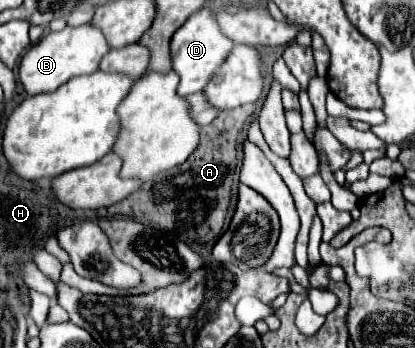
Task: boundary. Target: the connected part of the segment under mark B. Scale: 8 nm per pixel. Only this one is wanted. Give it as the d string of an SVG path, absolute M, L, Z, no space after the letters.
M90 22L82 26L66 26L60 32L50 32L26 52L20 62L20 82L30 96L40 92L54 92L74 76L96 72L100 60L104 58L104 54L108 54L108 50L110 46L98 26L92 26Z

